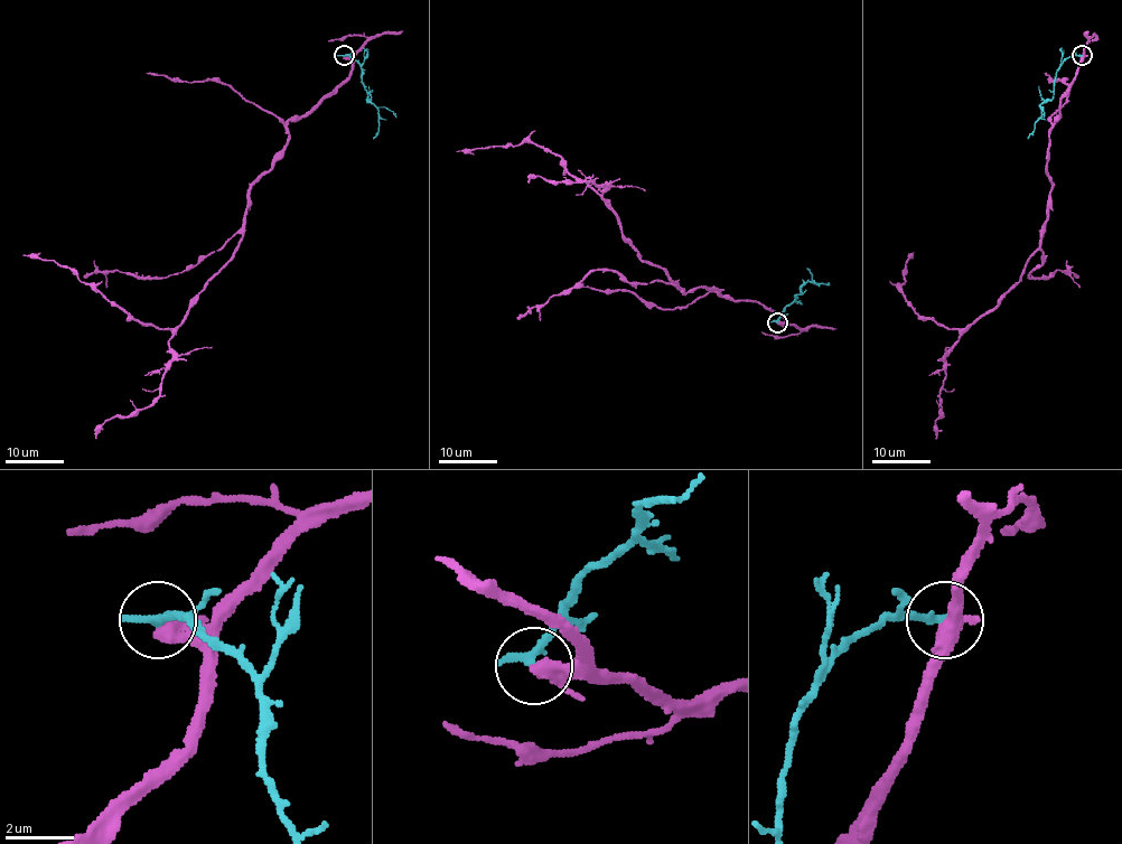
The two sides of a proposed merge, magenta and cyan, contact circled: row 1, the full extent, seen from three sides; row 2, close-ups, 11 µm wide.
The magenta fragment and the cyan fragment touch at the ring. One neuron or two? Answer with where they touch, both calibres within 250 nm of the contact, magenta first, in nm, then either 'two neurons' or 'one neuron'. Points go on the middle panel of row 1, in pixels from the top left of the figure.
place (777, 322); calibres 360 and 280 nm; two neurons

